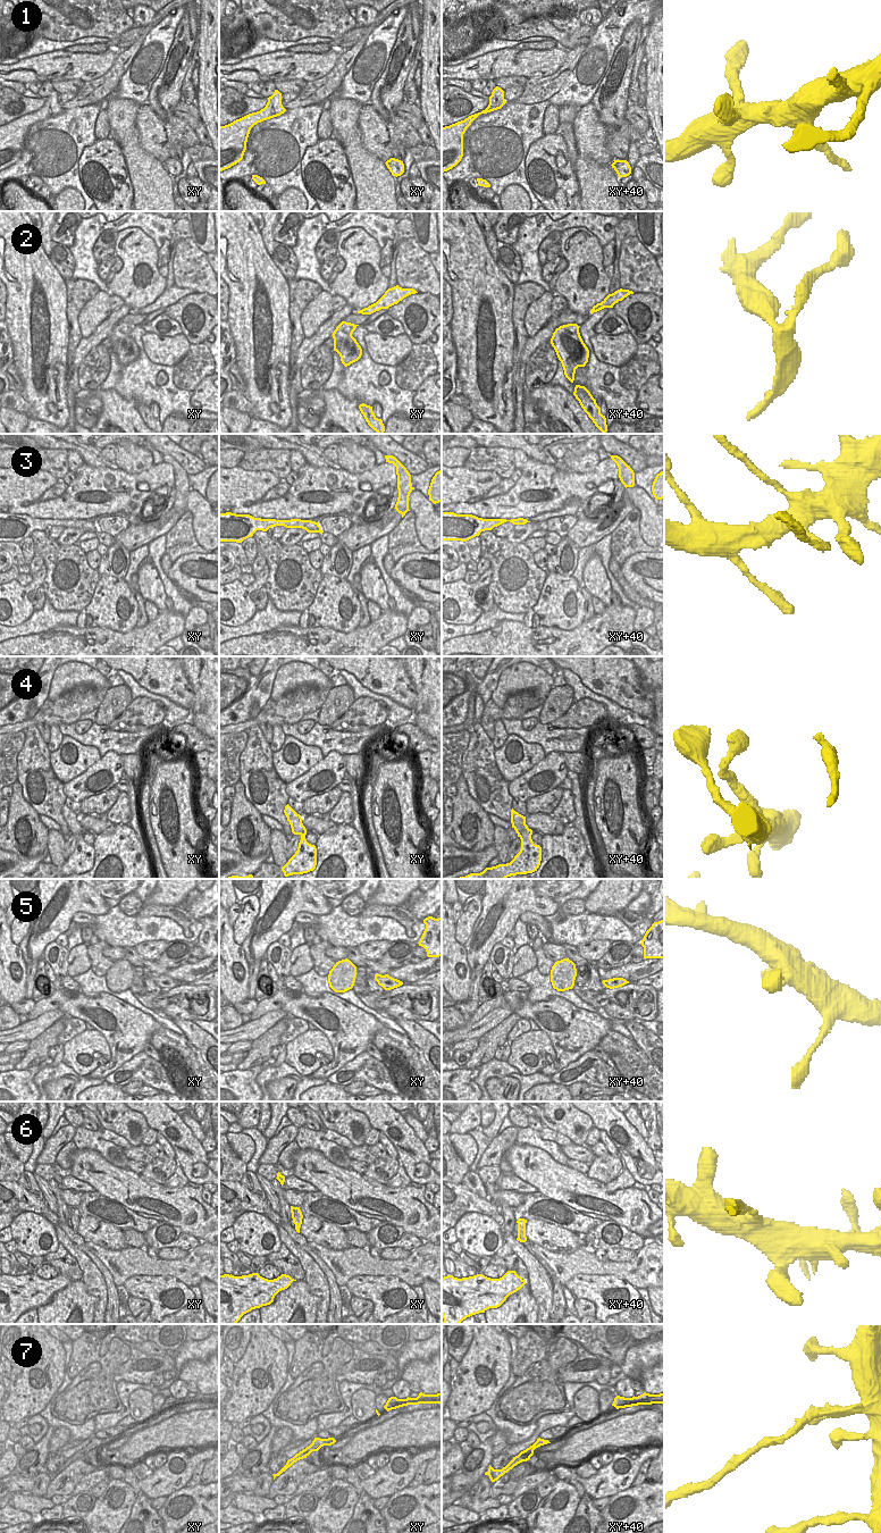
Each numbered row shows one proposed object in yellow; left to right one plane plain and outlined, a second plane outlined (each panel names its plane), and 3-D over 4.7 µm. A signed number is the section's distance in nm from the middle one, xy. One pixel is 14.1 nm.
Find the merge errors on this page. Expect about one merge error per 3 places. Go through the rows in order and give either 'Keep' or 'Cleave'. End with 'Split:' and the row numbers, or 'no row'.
1: Keep
2: Keep
3: Keep
4: Keep
5: Keep
6: Cleave
7: Cleave
Split: 6, 7

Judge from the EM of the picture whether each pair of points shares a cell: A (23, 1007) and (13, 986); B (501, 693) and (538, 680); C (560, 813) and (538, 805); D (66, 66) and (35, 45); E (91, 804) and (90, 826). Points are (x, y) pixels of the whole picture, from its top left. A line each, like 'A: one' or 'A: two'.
A: two
B: one
C: two
D: two
E: two

